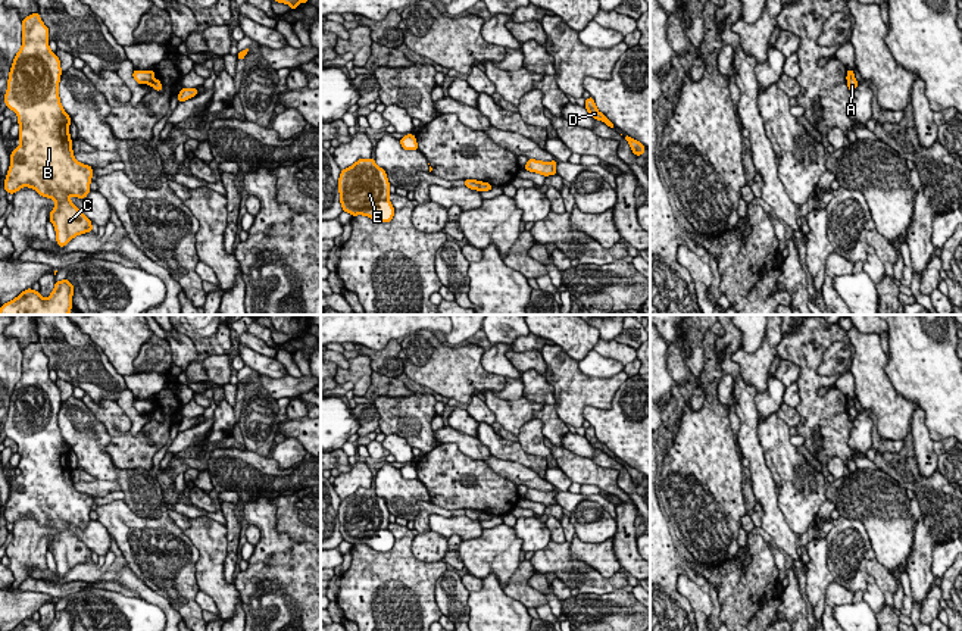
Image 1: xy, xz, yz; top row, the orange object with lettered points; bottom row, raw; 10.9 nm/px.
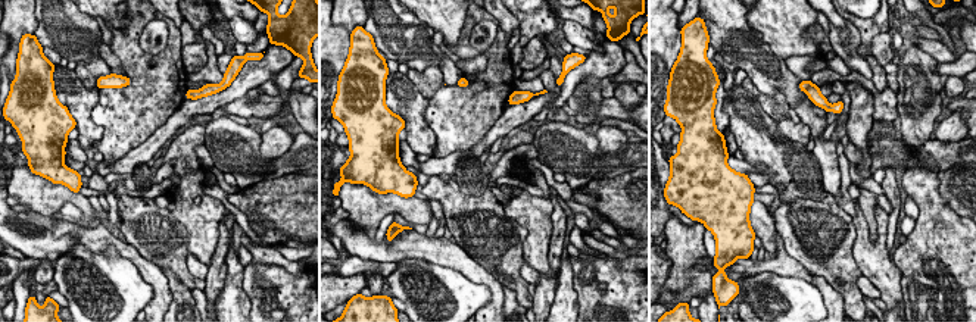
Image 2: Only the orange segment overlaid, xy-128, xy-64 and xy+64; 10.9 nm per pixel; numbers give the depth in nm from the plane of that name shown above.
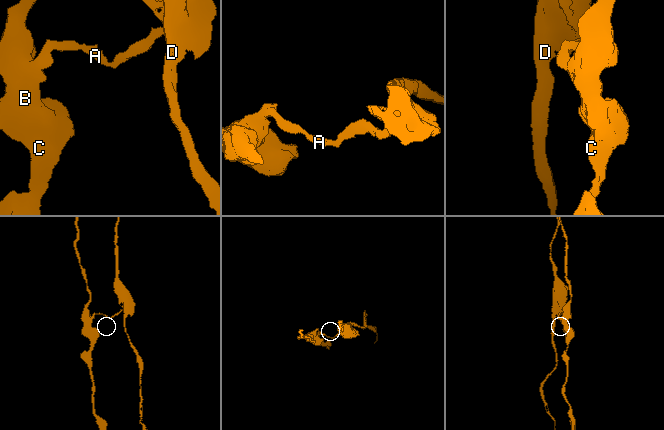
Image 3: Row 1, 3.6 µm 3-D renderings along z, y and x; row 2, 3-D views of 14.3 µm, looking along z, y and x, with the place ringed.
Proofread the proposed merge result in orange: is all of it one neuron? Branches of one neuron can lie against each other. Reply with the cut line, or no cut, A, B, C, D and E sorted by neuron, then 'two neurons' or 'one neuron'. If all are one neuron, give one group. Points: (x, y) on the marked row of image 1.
cut xz (481, 183), (477, 189); groups A D / B C E; two neurons

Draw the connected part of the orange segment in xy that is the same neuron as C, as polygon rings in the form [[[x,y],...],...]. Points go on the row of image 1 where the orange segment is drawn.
[[[40,13],[22,19],[22,47],[12,63],[4,94],[6,107],[18,115],[21,144],[10,154],[4,190],[15,194],[22,187],[29,187],[40,196],[53,199],[56,206],[49,221],[54,225],[57,246],[65,247],[74,237],[93,231],[91,221],[69,199],[87,197],[91,191],[93,168],[74,157],[71,116],[65,113],[57,90],[62,75],[60,60],[50,50],[49,41],[49,28],[40,19]]]

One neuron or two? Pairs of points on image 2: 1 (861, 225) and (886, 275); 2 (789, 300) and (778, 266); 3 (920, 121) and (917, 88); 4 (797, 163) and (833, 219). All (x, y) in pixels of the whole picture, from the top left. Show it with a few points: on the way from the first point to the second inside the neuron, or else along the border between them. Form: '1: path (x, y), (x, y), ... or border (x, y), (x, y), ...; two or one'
1: path (863, 237), (864, 250), (875, 263); one
2: border (745, 275), (773, 271), (810, 283); two
3: path (919, 113), (919, 96); one
4: border (828, 193), (820, 199), (811, 200); two

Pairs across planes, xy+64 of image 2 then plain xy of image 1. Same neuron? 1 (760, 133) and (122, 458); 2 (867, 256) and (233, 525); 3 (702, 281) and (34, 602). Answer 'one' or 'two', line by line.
1: two
2: two
3: one

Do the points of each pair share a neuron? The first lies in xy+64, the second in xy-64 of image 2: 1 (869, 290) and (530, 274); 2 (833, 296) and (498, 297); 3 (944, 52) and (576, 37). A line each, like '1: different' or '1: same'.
1: same
2: same
3: same

